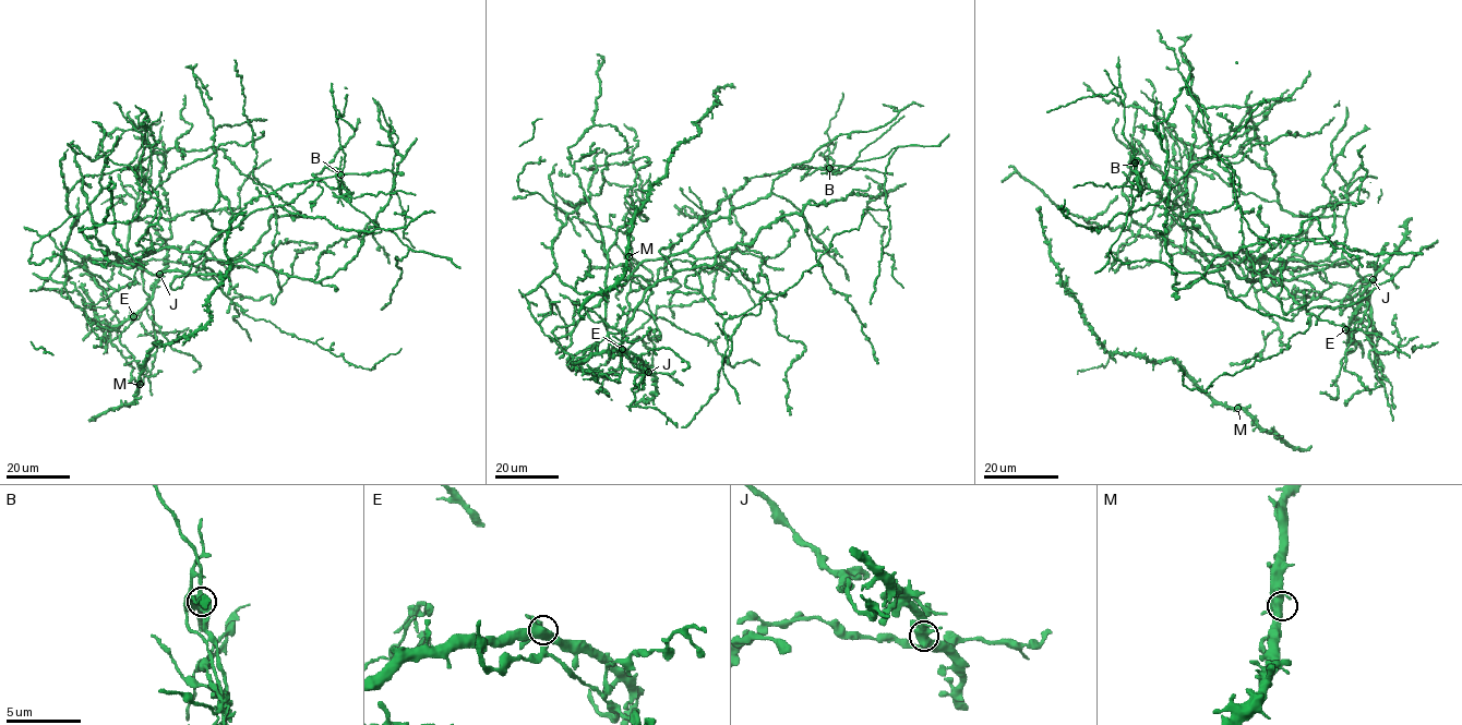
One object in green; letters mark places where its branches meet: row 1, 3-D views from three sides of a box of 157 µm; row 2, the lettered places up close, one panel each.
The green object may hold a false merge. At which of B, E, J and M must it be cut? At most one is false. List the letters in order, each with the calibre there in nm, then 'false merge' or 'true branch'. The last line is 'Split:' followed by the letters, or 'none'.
B: 600 nm thick; false merge
E: 500 nm thick; true branch
J: 550 nm thick; true branch
M: 480 nm thick; true branch
Split: B

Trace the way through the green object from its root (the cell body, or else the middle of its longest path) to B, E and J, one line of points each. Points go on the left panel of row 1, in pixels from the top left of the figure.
B: (118, 257), (152, 274), (181, 270), (175, 289), (172, 280), (250, 202), (287, 184), (340, 174)
E: (118, 257), (117, 262), (131, 255), (141, 267), (143, 289), (148, 300), (140, 316), (135, 319), (133, 316)
J: (118, 257), (131, 255), (141, 267), (148, 298), (133, 319), (148, 301), (159, 274)

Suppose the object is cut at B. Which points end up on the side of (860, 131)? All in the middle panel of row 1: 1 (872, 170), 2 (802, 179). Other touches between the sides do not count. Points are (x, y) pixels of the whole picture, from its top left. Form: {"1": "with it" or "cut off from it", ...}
{"1": "with it", "2": "cut off from it"}

